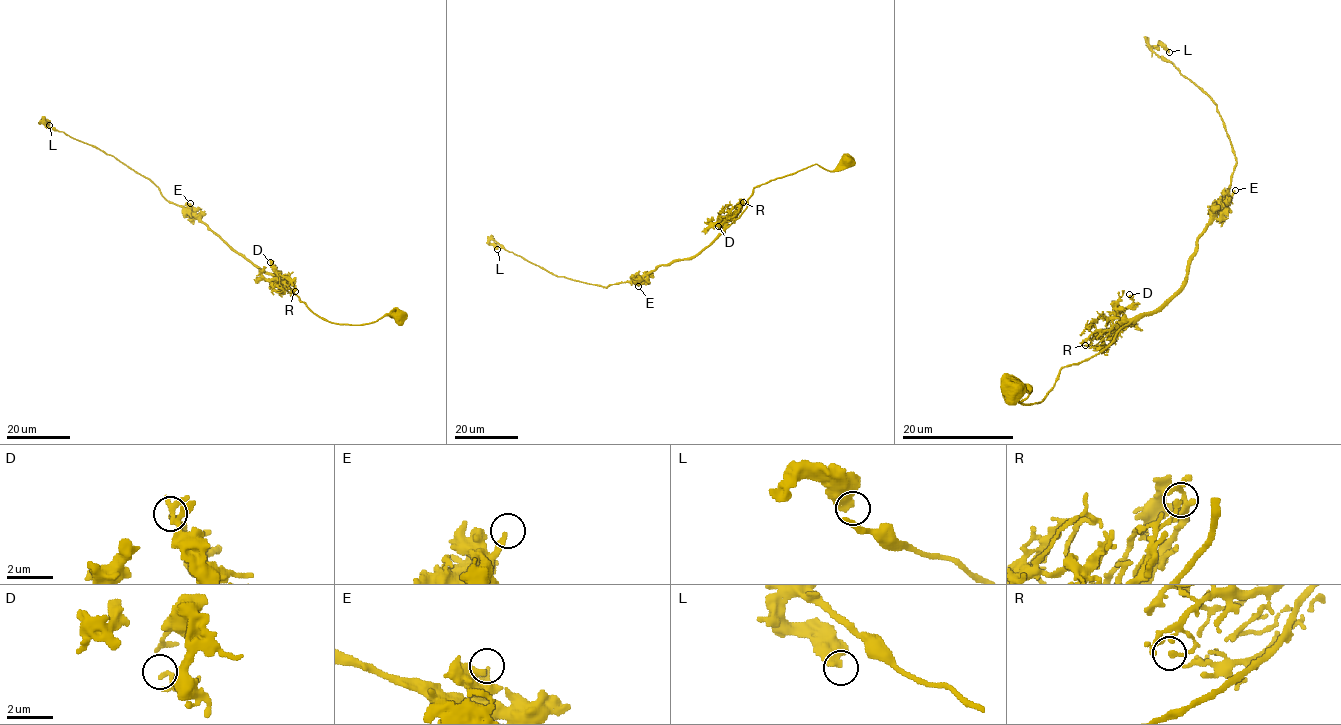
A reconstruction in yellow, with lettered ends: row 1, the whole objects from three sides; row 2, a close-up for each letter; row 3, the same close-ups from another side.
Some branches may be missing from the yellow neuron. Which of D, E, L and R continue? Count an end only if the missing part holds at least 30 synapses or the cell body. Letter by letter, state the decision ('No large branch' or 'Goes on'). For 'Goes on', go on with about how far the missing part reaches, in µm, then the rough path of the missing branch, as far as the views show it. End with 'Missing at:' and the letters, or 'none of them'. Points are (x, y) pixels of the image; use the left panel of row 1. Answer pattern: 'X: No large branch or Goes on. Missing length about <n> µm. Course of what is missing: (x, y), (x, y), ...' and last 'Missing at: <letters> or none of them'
D: No large branch
E: No large branch
L: No large branch
R: No large branch
Missing at: none of them

